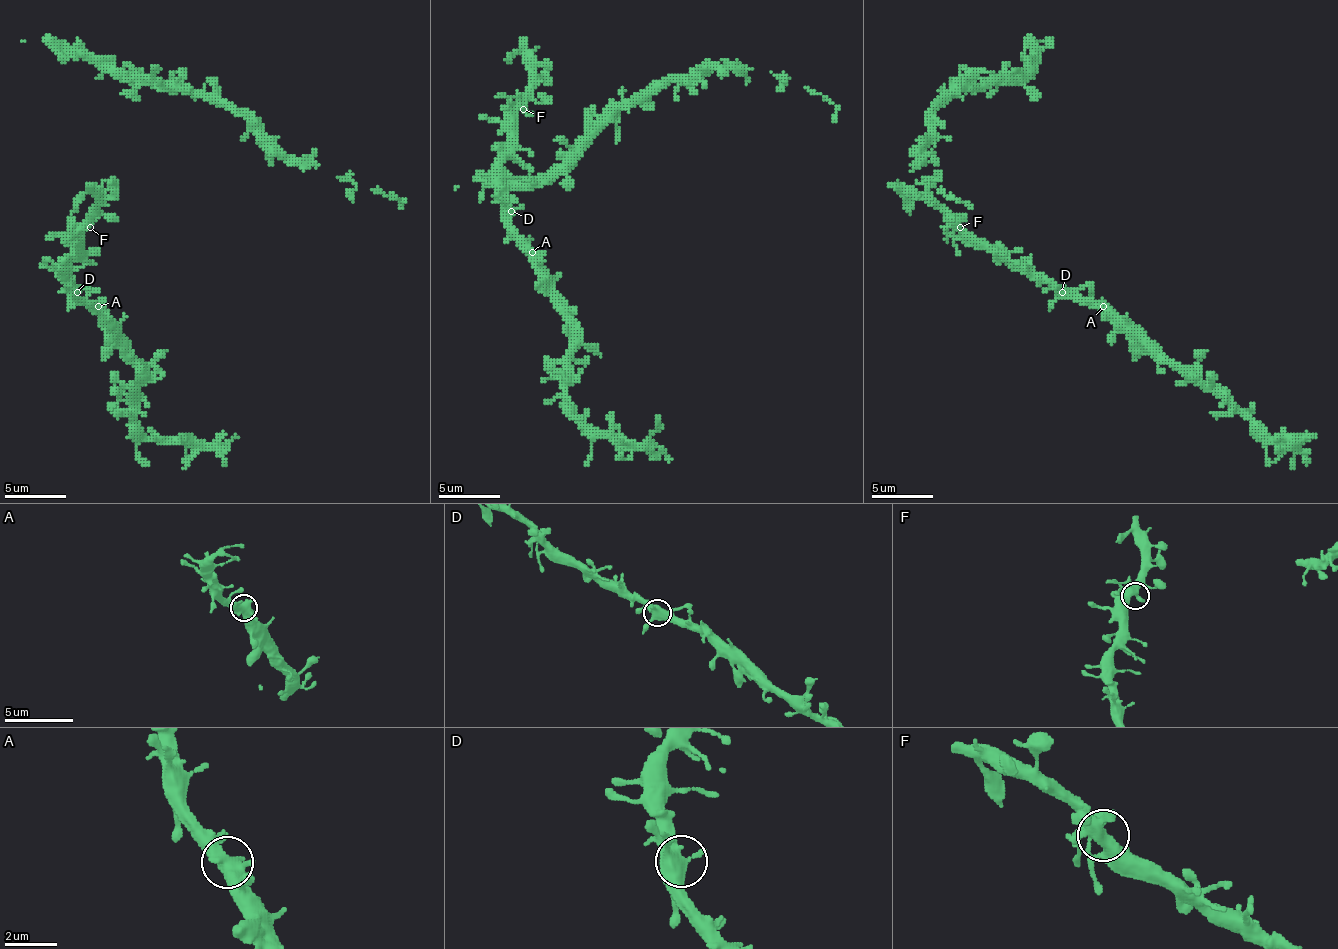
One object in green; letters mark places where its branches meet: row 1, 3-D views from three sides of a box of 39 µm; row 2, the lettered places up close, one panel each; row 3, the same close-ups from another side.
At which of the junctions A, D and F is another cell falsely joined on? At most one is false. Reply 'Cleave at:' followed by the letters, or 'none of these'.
Cleave at: none of these

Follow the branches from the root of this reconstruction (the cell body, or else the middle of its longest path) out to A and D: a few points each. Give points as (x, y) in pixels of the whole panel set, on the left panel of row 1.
A: (83, 221), (83, 236), (77, 252), (68, 261), (68, 282), (80, 298), (87, 298), (99, 307)
D: (83, 221), (83, 236), (77, 252), (68, 261), (68, 282), (77, 292)

